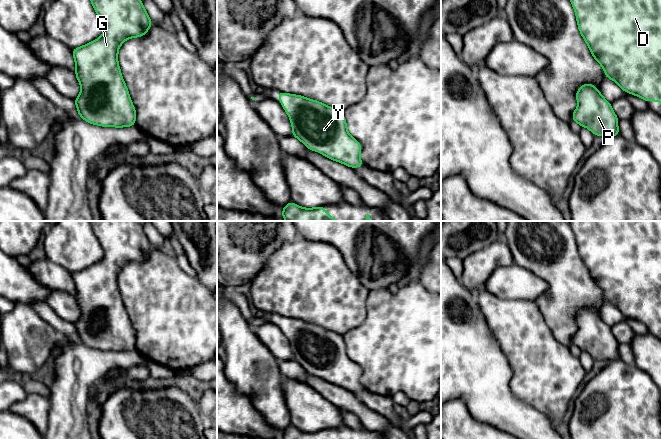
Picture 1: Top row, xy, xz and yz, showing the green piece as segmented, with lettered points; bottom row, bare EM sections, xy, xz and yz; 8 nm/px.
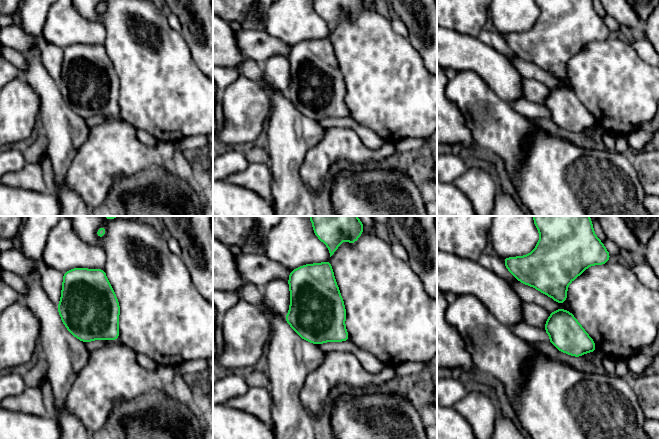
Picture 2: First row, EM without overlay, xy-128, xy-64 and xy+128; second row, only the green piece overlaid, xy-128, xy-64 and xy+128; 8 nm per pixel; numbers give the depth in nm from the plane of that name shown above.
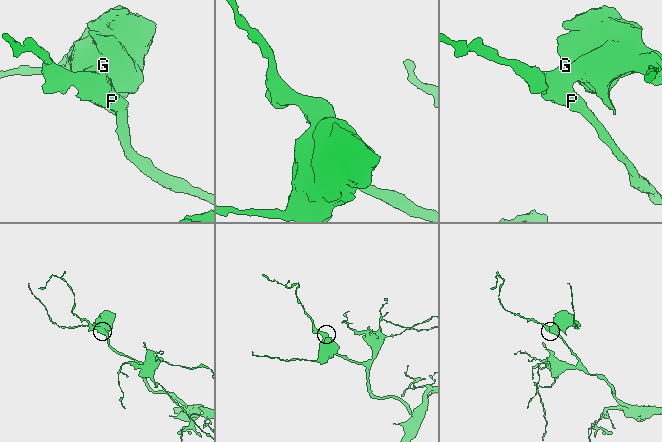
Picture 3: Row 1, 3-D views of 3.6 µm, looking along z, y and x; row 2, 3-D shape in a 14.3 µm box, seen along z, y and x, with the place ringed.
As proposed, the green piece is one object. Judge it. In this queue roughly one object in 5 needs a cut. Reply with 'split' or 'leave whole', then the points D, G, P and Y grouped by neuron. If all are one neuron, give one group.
leave whole | D G P Y

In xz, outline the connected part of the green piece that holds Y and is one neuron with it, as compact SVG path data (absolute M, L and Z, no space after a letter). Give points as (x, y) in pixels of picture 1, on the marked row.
M279 92L277 95L280 104L283 105L283 109L289 116L293 137L299 139L309 150L317 151L325 157L348 167L364 166L360 159L361 144L349 134L342 111L301 95L285 92Z

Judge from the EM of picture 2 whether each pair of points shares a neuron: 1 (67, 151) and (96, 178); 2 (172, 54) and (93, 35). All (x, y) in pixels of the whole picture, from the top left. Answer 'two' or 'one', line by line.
1: two
2: two

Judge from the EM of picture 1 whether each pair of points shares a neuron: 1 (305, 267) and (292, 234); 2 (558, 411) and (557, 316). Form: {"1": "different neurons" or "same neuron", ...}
{"1": "different neurons", "2": "different neurons"}

